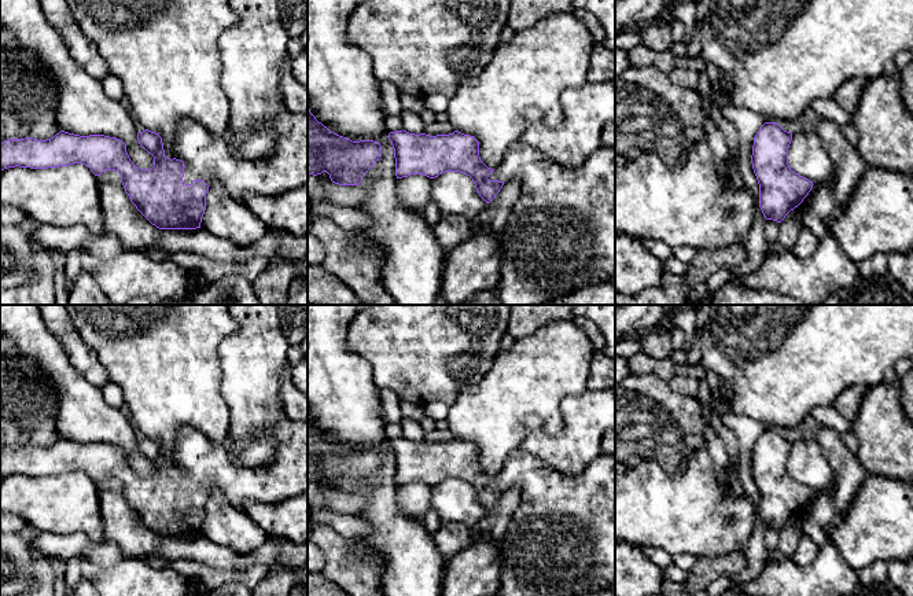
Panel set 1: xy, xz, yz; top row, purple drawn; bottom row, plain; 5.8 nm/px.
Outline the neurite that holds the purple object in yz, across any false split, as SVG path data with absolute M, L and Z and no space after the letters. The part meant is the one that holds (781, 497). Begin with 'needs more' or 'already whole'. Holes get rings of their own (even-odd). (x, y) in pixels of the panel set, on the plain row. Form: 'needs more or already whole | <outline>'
already whole | M765 430L754 445L751 471L759 492L759 515L766 527L781 530L813 496L813 489L788 472L792 441Z

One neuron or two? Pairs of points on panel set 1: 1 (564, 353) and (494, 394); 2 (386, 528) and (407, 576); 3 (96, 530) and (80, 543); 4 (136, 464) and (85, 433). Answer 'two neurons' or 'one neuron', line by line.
1: one neuron
2: one neuron
3: two neurons
4: one neuron

